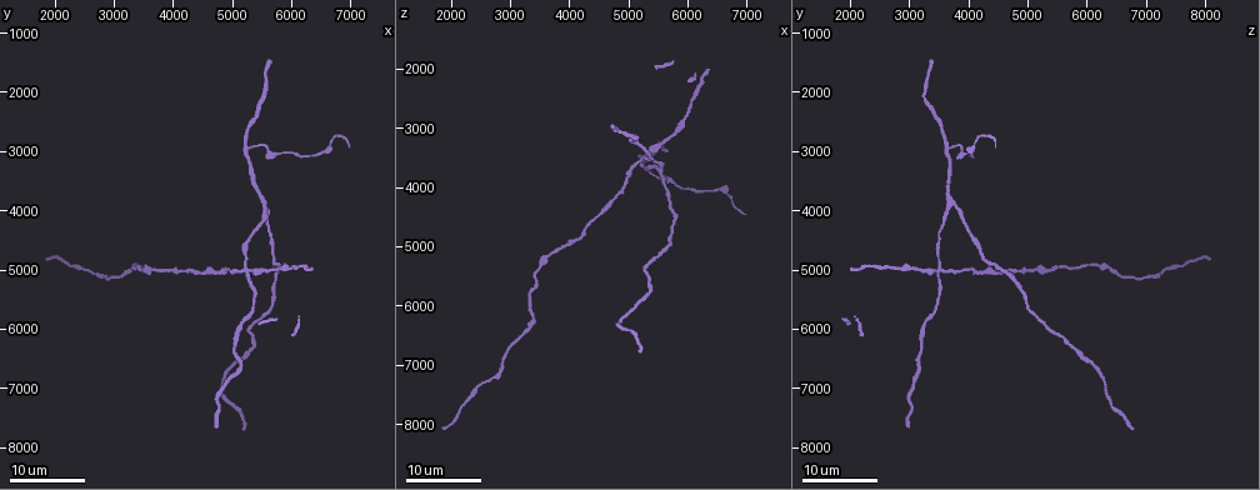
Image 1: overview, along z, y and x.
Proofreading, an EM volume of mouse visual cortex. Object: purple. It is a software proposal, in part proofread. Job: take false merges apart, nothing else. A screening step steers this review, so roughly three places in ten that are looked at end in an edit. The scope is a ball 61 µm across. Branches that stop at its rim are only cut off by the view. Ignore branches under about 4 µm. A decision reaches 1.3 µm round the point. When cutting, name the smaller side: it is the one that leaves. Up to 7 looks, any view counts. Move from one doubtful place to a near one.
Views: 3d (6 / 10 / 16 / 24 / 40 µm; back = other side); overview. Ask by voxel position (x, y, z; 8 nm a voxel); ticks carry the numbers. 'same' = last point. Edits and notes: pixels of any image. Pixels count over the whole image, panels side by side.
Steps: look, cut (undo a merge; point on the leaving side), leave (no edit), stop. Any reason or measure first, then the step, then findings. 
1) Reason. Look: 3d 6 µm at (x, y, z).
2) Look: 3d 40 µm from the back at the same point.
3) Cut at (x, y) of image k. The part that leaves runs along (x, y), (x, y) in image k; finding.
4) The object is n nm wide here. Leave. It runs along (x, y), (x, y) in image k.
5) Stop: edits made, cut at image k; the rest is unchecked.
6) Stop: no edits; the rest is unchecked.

Side arm on a straight run. Look: 3d 16 µm at (5550, 3850, 3750).

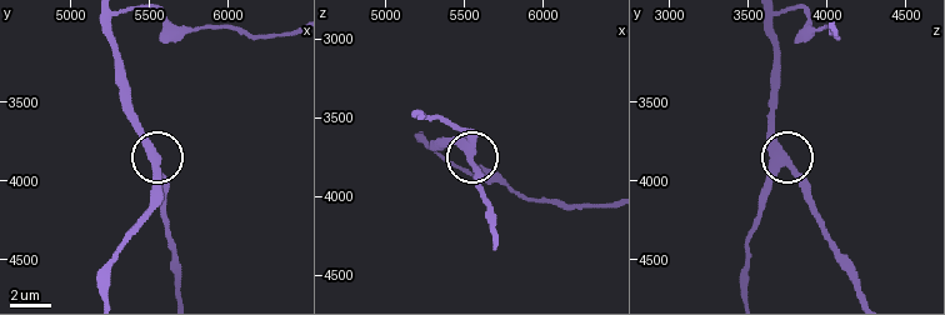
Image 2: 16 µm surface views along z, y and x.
Look: 3d 10 µm at (5540, 3880, 3760).

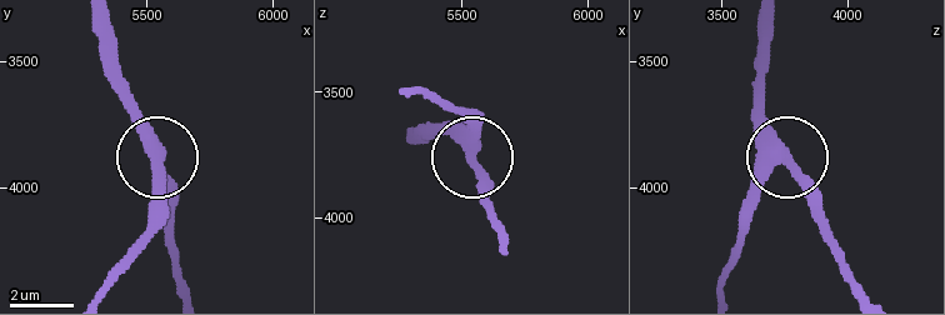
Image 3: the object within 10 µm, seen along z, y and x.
3 arms meet here. Leave. One neuron here.

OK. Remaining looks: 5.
Four or more arms meet. Look: 3d 16 µm at (5250, 5050, 3450).

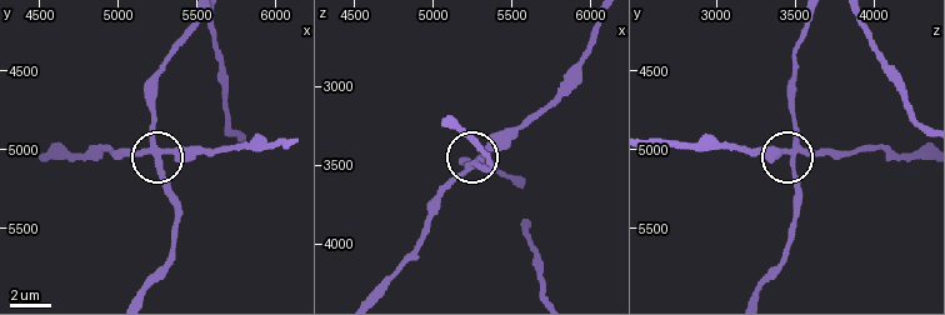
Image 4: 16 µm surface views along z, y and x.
Closer look. Look: 3d 10 µm at (5240, 5000, 3480).

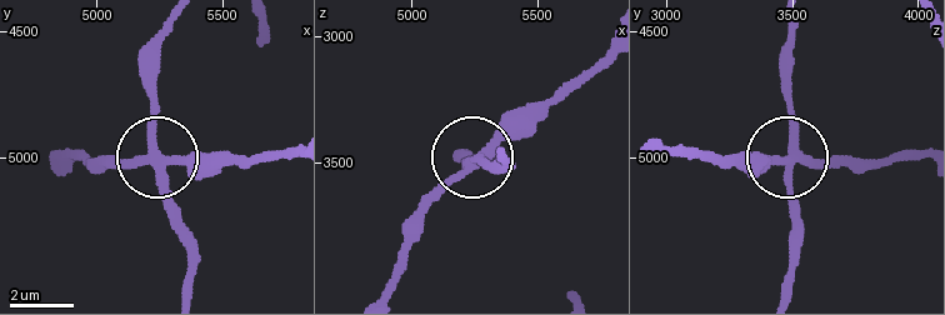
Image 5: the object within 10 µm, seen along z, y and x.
The side arm is 26 µm long. Cut at (188, 164) of image 5. The part that leaves runs along (795, 161), (916, 159) in image 5; two neurons meet here.

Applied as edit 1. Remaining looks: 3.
Look: overview.

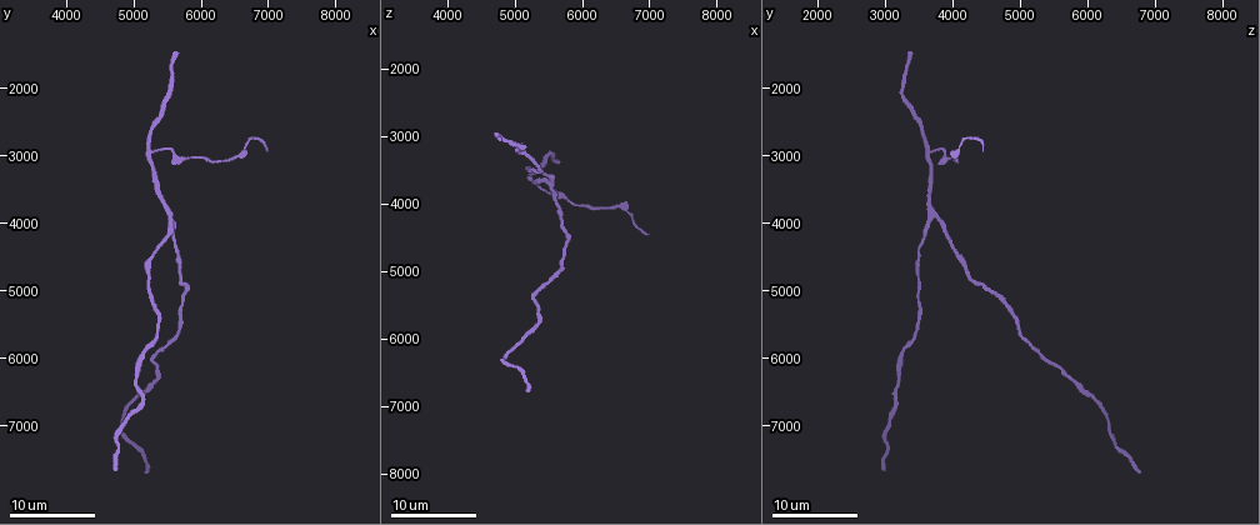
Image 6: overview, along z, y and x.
Three-way junction. Look: 3d 10 µm at (5300, 2950, 3650).

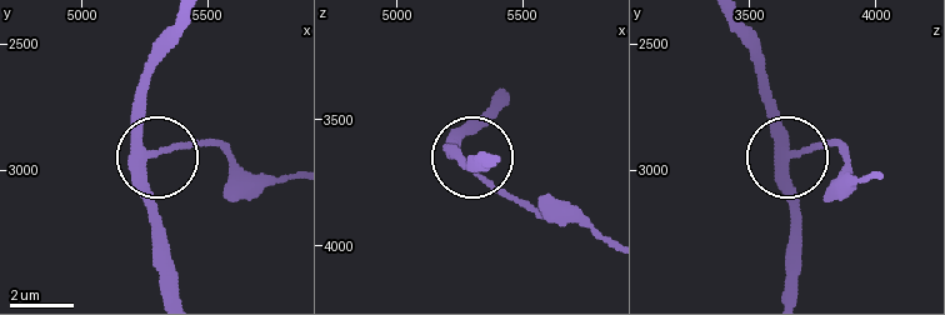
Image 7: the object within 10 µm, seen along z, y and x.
The object is 280 nm wide here. Cut at (193, 140) of image 7. The part that leaves runs along (158, 154), (211, 146), (243, 168), (291, 178) in image 7; two neurons meet here.

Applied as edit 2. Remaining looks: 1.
Stop: edits made, cut at image 5, cut at image 7; the rest is unchecked.

